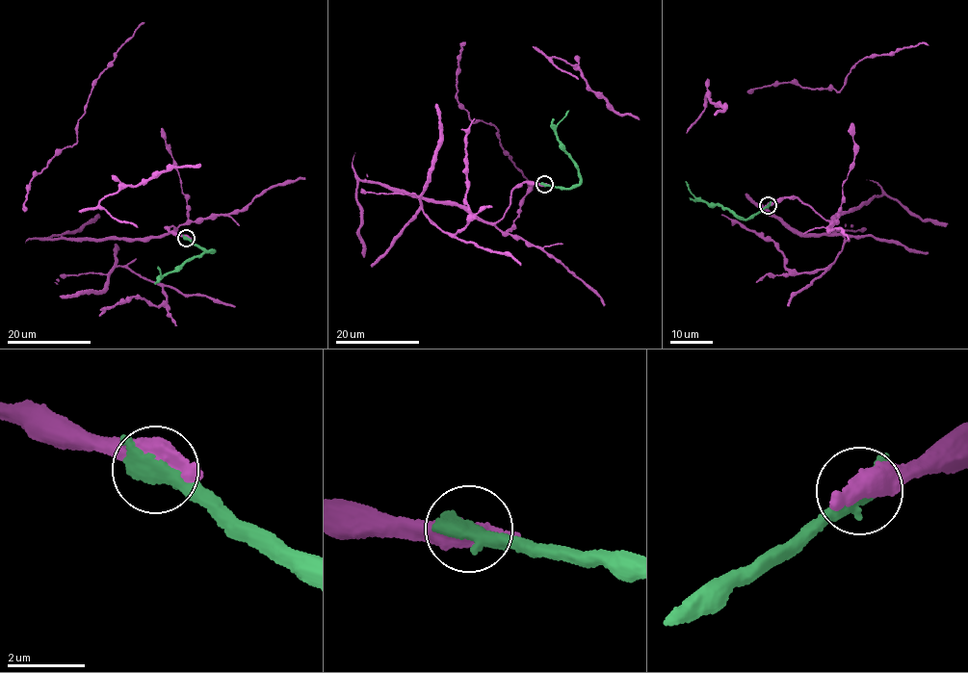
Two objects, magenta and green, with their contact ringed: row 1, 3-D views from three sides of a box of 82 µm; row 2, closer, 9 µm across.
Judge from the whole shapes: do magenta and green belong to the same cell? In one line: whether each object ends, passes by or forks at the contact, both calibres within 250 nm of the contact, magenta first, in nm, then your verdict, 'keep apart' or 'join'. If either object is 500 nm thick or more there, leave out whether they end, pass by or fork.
magenta passes by; green passes by; 480 nm thick on the magenta side, 400 nm on the other; join

